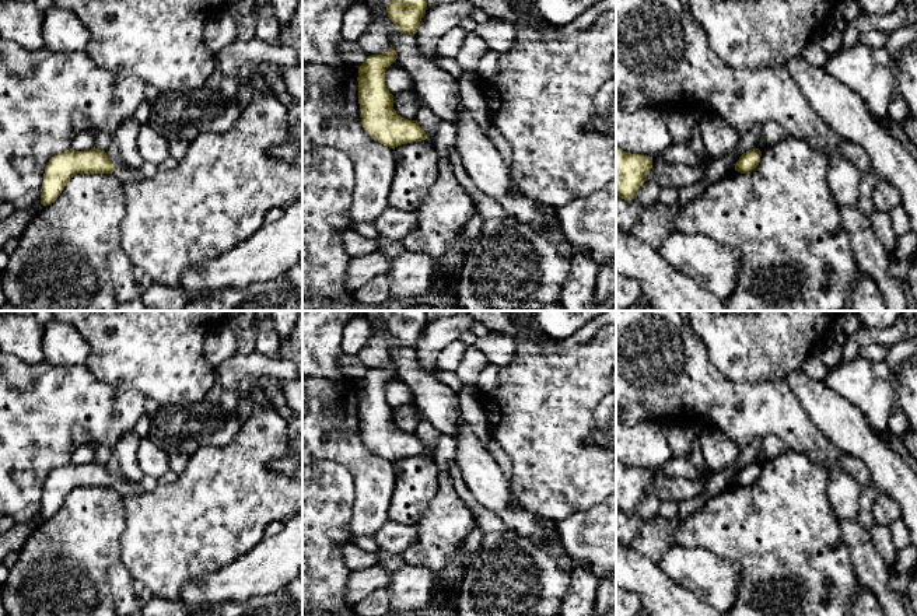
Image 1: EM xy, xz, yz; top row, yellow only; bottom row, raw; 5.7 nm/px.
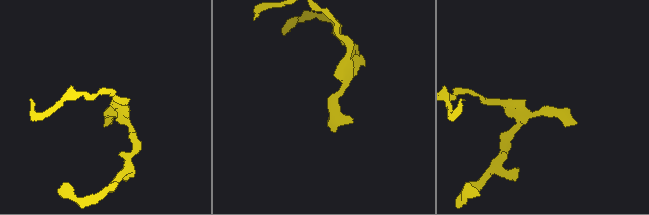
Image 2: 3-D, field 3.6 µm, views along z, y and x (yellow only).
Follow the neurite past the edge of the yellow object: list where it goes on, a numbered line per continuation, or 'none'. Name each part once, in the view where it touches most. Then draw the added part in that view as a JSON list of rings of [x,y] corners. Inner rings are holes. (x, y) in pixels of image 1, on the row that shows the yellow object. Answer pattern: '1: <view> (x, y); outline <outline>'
1: xy (125, 174); outline [[[123,162],[113,164],[112,172],[123,185],[129,182],[139,182],[143,181],[144,176],[140,174],[139,169],[125,165]]]

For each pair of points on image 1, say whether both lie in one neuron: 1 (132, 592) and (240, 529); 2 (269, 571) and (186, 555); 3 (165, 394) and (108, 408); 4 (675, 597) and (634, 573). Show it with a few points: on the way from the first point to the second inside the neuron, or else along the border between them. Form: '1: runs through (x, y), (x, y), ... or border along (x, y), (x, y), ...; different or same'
1: border along (121, 563), (154, 595); different
2: border along (256, 543), (233, 562), (200, 578); different
3: border along (115, 385), (123, 389), (137, 389), (146, 398); different
4: runs through (665, 597), (644, 577); same

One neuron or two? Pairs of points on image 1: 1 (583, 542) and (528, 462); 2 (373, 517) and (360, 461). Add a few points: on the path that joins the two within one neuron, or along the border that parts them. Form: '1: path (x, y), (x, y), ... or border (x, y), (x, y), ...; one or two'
1: border (597, 504), (578, 510), (557, 522); two
2: path (371, 503), (371, 475); one

